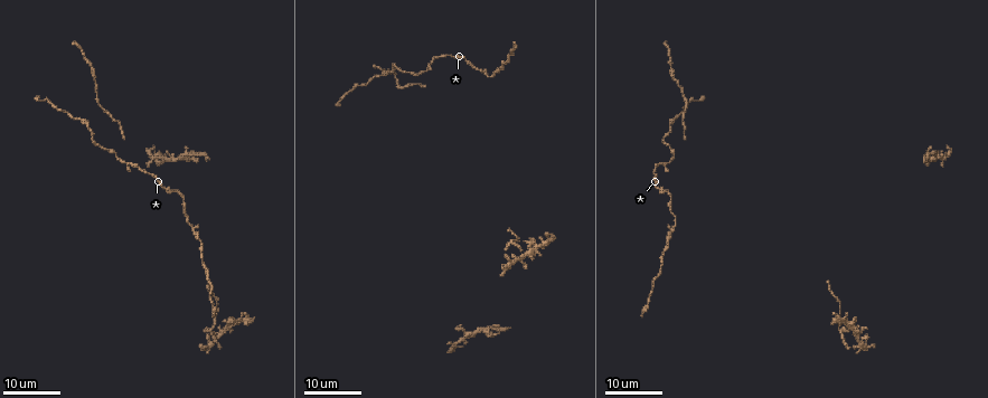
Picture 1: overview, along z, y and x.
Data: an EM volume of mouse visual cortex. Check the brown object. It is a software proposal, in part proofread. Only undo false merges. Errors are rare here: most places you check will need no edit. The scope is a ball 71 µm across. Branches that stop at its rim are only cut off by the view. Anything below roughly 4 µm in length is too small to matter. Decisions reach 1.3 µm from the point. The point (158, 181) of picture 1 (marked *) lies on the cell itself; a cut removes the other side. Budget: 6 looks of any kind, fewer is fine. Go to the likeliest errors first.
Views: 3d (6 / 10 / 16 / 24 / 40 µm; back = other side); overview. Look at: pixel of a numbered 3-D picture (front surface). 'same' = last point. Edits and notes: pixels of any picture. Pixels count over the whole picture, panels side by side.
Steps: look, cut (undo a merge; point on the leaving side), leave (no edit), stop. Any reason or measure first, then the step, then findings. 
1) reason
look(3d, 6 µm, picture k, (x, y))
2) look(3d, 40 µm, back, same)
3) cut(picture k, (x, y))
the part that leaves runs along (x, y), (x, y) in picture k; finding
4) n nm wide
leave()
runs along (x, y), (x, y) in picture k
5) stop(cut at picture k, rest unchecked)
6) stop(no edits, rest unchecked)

three arms meet
look(3d, 16 µm, picture 1, (191, 230))

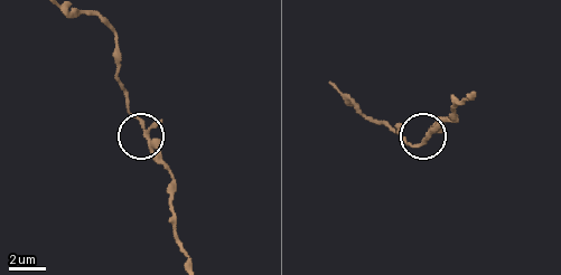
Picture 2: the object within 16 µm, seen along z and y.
look(3d, 10 µm, picture 2, (426, 137))

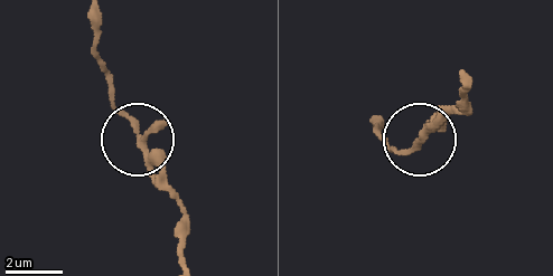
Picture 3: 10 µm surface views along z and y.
side arm 44 µm
leave()
runs along (93, 22), (93, 50), (112, 79), (116, 108), (169, 186) in picture 3; one cell here

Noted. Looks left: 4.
thin arm on a thick one
look(3d, 16 µm, picture 1, (660, 165))

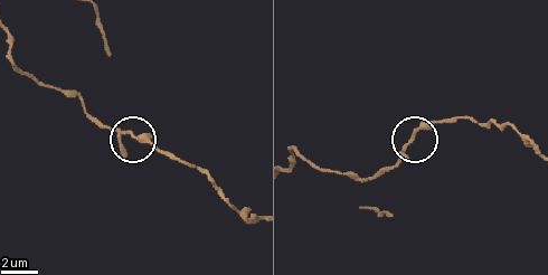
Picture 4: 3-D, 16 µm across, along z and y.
look(3d, 10 µm, picture 4, (126, 134))

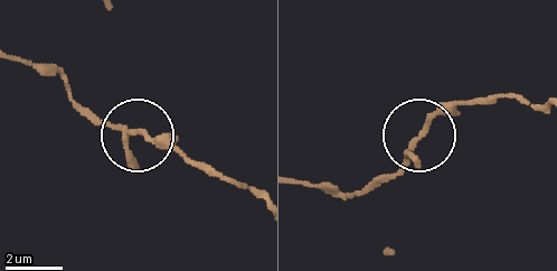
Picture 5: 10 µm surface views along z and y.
leave()
runs along (537, 104), (479, 97), (451, 106), (407, 162), (374, 188) in picture 5; all the same cell

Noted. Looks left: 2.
look(3d, 24 µm, picture 1, (672, 65))

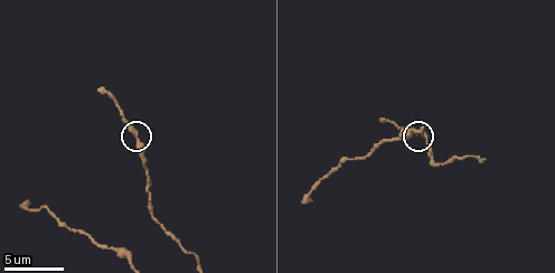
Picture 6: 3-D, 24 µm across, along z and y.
zoom in
look(3d, 6 µm, picture 6, (135, 131))

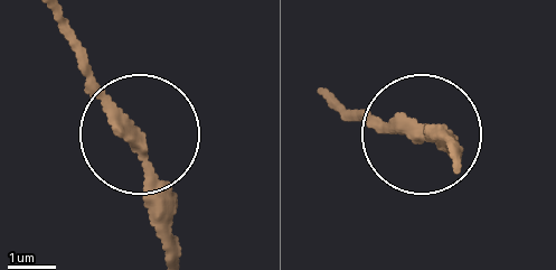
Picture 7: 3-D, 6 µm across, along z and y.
leave()
continuous, no second cell

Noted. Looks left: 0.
stop(no edits, rest unchecked)

